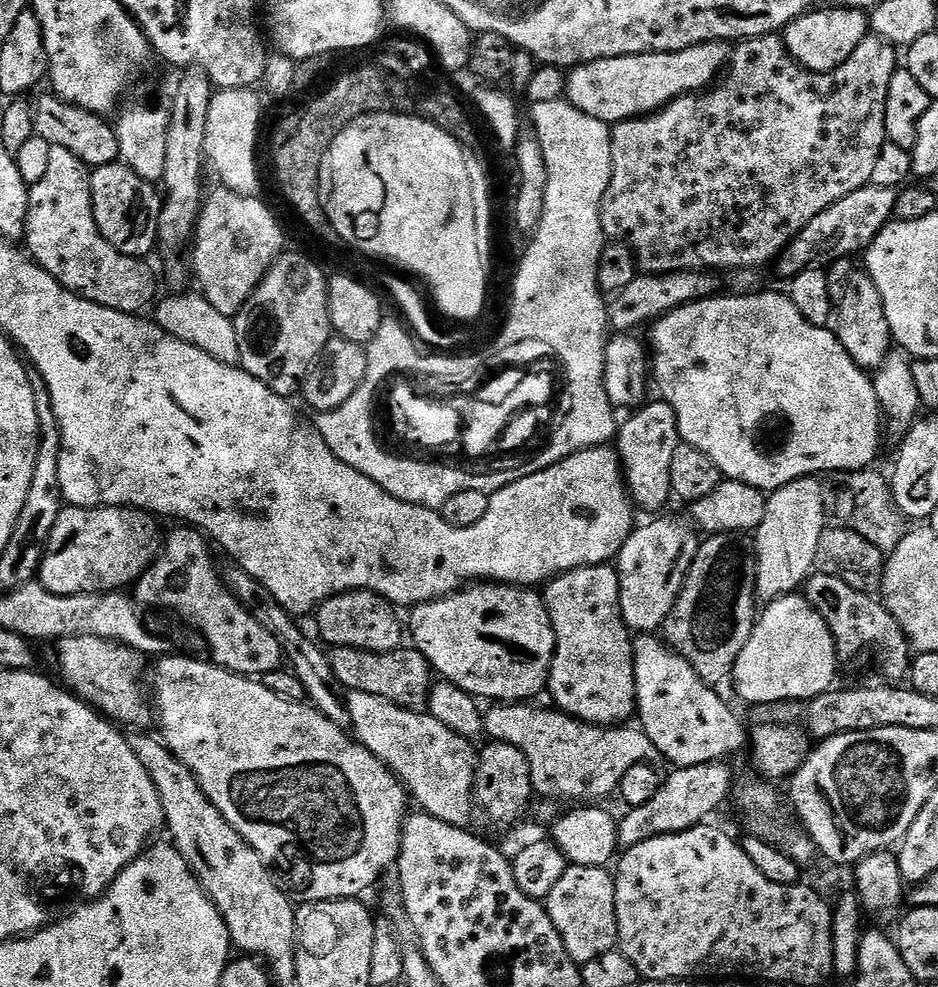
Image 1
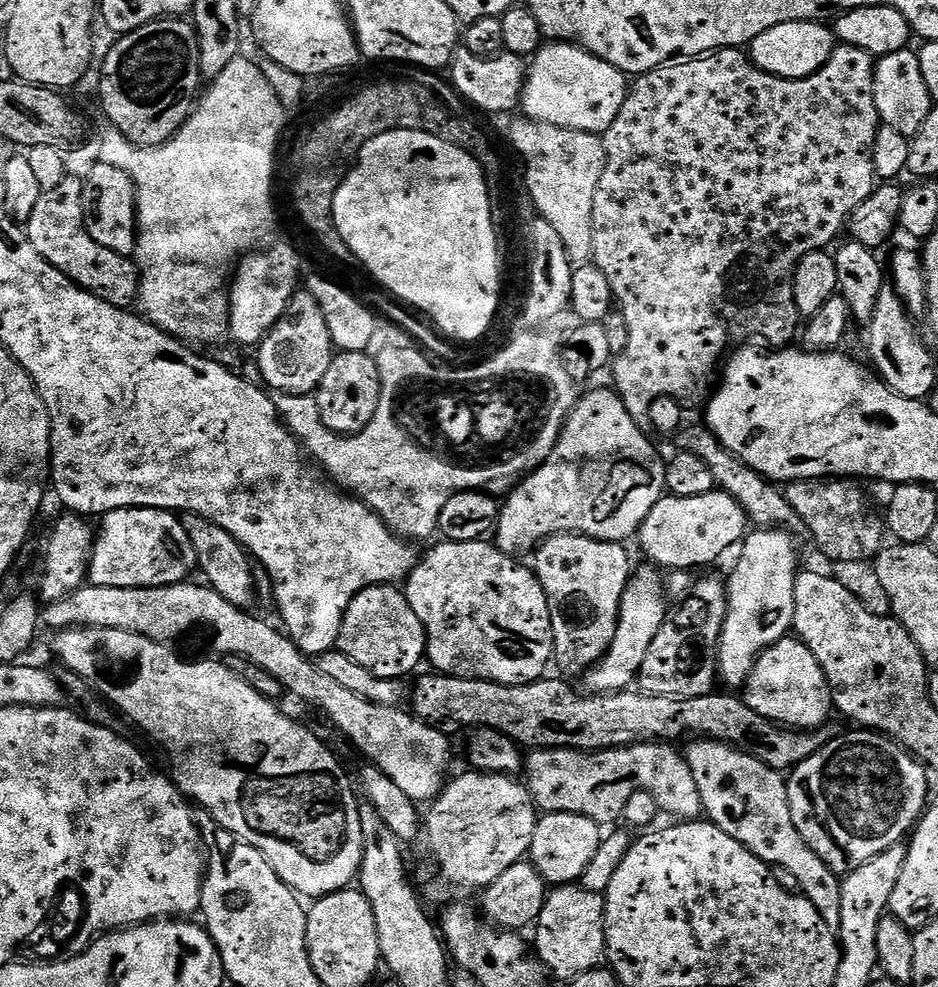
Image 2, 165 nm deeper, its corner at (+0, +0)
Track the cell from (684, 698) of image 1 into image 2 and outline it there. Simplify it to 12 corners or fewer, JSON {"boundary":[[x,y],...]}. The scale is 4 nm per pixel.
{"boundary":[[720,740],[686,759],[703,815],[787,870],[839,929],[841,877],[804,841],[777,769]]}

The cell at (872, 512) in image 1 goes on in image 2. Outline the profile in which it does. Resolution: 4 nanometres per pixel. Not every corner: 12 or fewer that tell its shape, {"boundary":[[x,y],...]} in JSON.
{"boundary":[[859,483],[783,485],[828,562],[875,561],[886,528]]}

